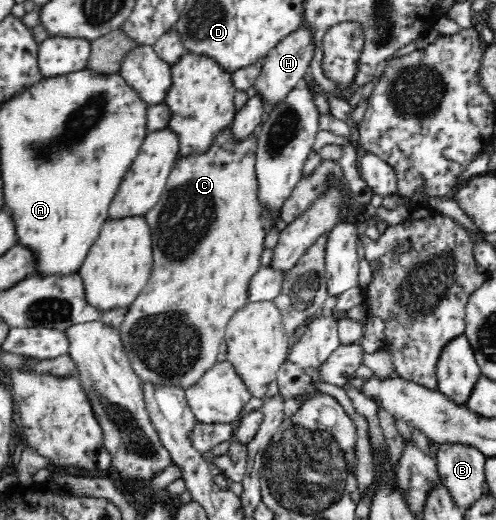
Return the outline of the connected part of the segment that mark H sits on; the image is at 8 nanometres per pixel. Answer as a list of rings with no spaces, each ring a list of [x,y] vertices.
[[[300,25],[296,30],[281,38],[276,46],[273,46],[264,59],[264,67],[260,77],[255,80],[256,92],[266,99],[266,110],[269,111],[278,101],[281,101],[285,94],[288,94],[302,80],[309,77],[310,68],[314,59],[316,41],[312,39],[312,27]]]

